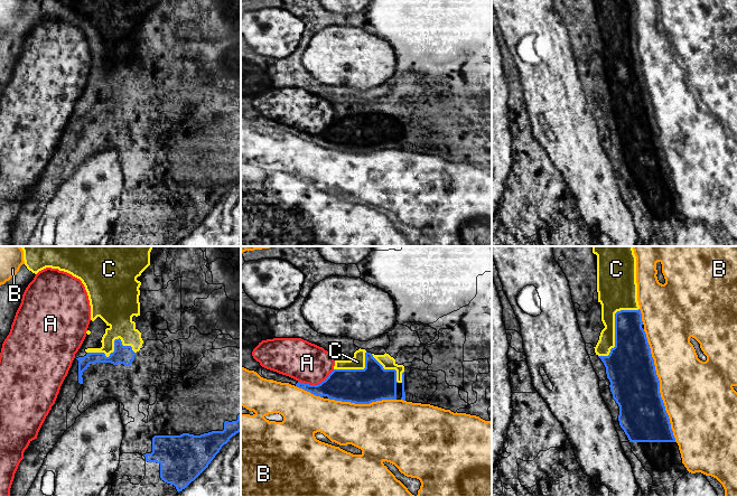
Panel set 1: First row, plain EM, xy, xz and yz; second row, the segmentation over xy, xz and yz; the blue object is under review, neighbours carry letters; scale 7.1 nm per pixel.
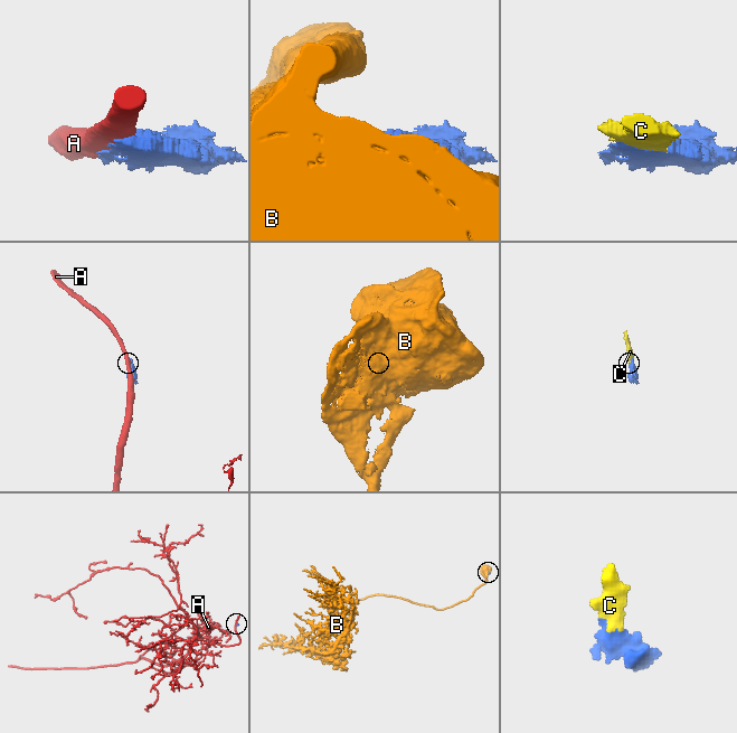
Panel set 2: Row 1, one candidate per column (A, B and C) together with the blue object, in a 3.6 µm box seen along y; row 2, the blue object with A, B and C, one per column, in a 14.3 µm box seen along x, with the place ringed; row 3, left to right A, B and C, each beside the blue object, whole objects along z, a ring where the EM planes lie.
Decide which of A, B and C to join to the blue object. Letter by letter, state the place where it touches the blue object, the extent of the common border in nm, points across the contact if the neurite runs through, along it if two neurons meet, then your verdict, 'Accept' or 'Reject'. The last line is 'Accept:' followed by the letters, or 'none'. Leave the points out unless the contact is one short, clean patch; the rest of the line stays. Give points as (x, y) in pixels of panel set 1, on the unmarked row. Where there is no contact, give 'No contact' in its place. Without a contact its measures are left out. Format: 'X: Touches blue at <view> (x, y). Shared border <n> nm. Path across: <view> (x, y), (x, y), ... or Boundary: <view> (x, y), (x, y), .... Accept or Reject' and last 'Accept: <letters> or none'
A: Touches blue at xz (316, 134). Shared border 280 nm. Reject
B: Touches blue at yz (659, 134). Shared border 850 nm. Reject
C: Touches blue at yz (615, 76). Shared border 460 nm. Accept
Accept: C

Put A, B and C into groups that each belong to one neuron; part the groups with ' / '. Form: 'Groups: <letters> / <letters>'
Groups: A / B / C

